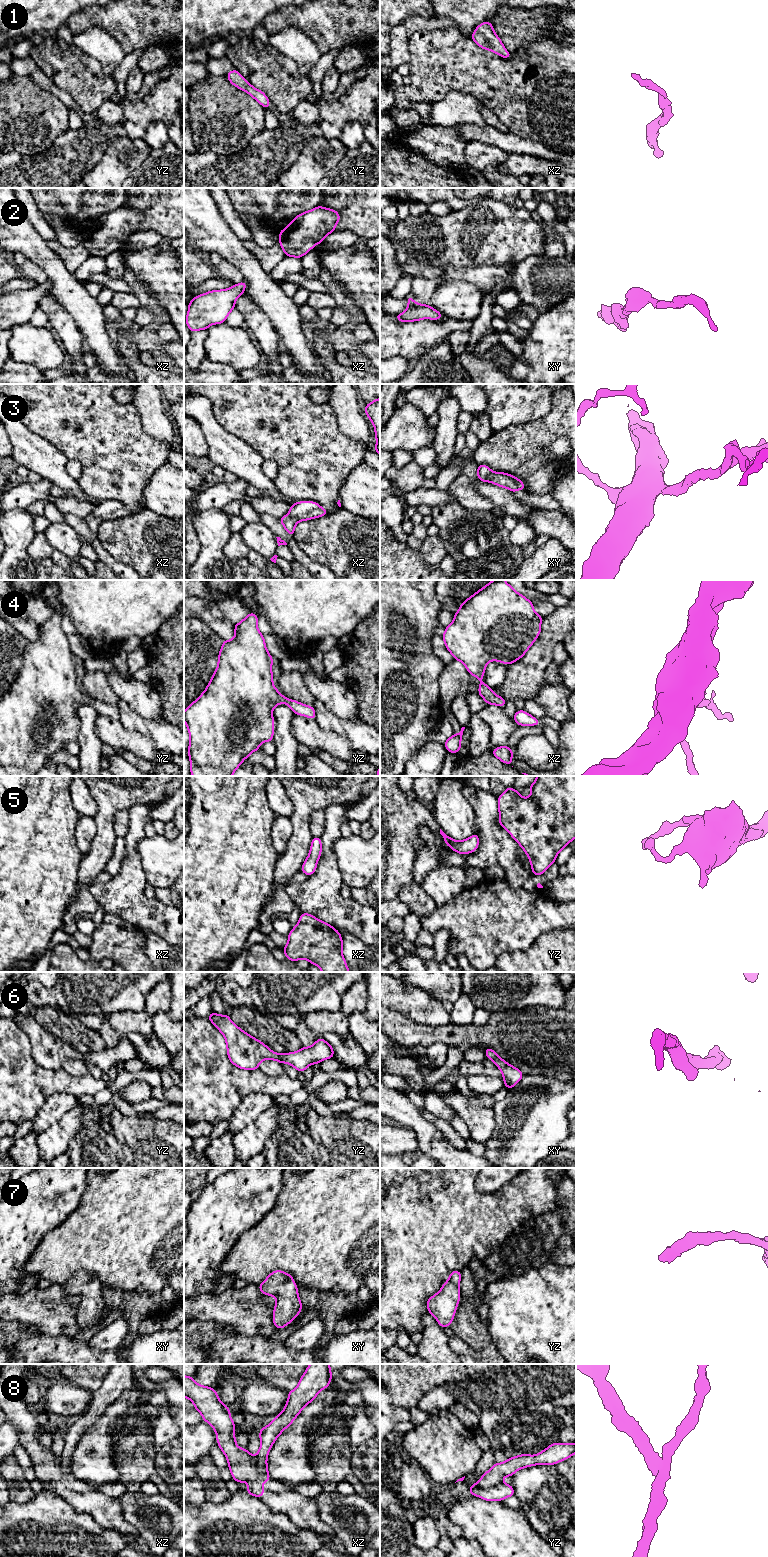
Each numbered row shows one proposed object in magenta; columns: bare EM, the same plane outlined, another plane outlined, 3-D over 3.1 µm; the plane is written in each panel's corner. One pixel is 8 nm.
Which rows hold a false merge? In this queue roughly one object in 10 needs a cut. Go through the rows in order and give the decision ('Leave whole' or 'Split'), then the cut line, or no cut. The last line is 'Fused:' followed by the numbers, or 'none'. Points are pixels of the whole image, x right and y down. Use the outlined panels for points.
1: Leave whole. No split
2: Leave whole. No split
3: Leave whole. No split
4: Leave whole. No split
5: Leave whole. No split
6: Leave whole. No split
7: Leave whole. No split
8: Split. Split along yz (501, 1482), (496, 1485), (471, 1488), (469, 1490)
Fused: 8

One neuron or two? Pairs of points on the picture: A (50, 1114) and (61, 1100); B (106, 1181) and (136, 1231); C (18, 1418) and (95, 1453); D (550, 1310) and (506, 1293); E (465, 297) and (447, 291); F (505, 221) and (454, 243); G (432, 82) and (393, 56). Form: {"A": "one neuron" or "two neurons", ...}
{"A": "one neuron", "B": "one neuron", "C": "two neurons", "D": "one neuron", "E": "one neuron", "F": "one neuron", "G": "two neurons"}

